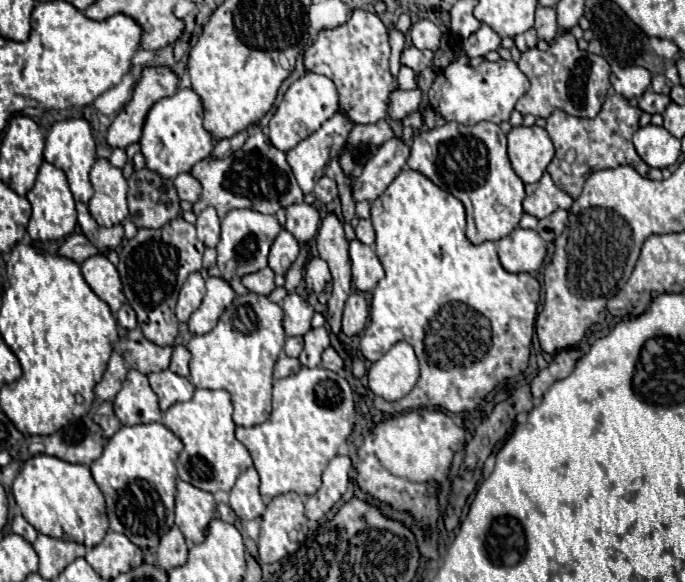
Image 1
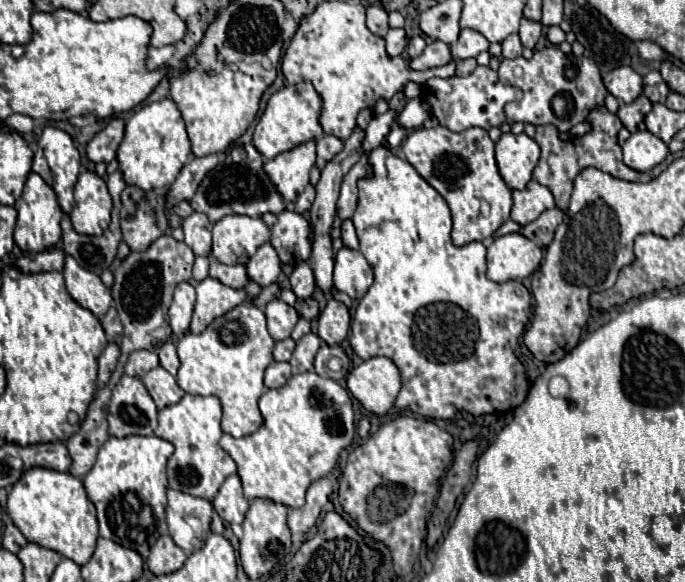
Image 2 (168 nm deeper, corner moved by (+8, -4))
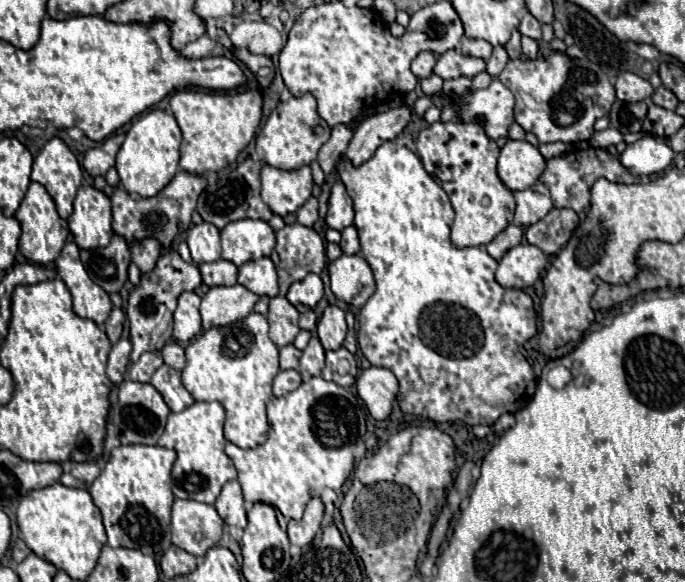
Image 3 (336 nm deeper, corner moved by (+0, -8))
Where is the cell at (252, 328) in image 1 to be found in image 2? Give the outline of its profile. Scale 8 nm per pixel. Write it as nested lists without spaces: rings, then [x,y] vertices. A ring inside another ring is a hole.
[[[238,304],[224,316],[216,318],[202,334],[186,334],[176,344],[180,356],[178,384],[188,394],[218,396],[224,408],[222,430],[234,438],[252,434],[262,424],[258,400],[264,392],[264,370],[274,362],[274,340],[266,328],[266,314],[252,304]]]

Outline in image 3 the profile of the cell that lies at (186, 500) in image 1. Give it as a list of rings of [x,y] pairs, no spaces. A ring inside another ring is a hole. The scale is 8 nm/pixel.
[[[174,500],[172,506],[172,544],[194,554],[204,556],[208,548],[216,546],[224,530],[224,522],[216,508],[196,500]]]

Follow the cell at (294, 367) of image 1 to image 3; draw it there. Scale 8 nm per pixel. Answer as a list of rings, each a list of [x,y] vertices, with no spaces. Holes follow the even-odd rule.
[[[280,370],[274,378],[274,396],[284,396],[296,390],[302,384],[300,374],[296,370]]]

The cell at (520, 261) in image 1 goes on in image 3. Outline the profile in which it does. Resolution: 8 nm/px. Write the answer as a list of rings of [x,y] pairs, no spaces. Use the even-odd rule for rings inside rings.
[[[522,242],[516,248],[508,250],[504,258],[498,262],[496,280],[504,288],[522,290],[534,286],[544,266],[546,266],[546,256],[540,252],[540,248]]]

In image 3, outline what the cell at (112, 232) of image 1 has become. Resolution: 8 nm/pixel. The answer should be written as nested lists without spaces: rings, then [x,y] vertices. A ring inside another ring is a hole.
[[[112,236],[106,248],[82,250],[80,260],[88,272],[88,276],[104,288],[108,294],[120,292],[128,280],[130,266],[130,248],[120,240],[120,236]]]

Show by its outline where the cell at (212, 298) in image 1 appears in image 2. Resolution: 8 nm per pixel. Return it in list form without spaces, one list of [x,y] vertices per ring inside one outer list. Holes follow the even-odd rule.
[[[206,278],[202,282],[196,284],[196,306],[194,306],[194,316],[190,322],[190,330],[192,334],[200,334],[206,330],[206,326],[222,316],[224,312],[232,310],[236,304],[246,302],[246,296],[256,296],[262,292],[262,286],[252,282],[248,284],[248,288],[242,290],[234,290],[228,288],[224,284],[220,284],[220,280],[216,278]]]

